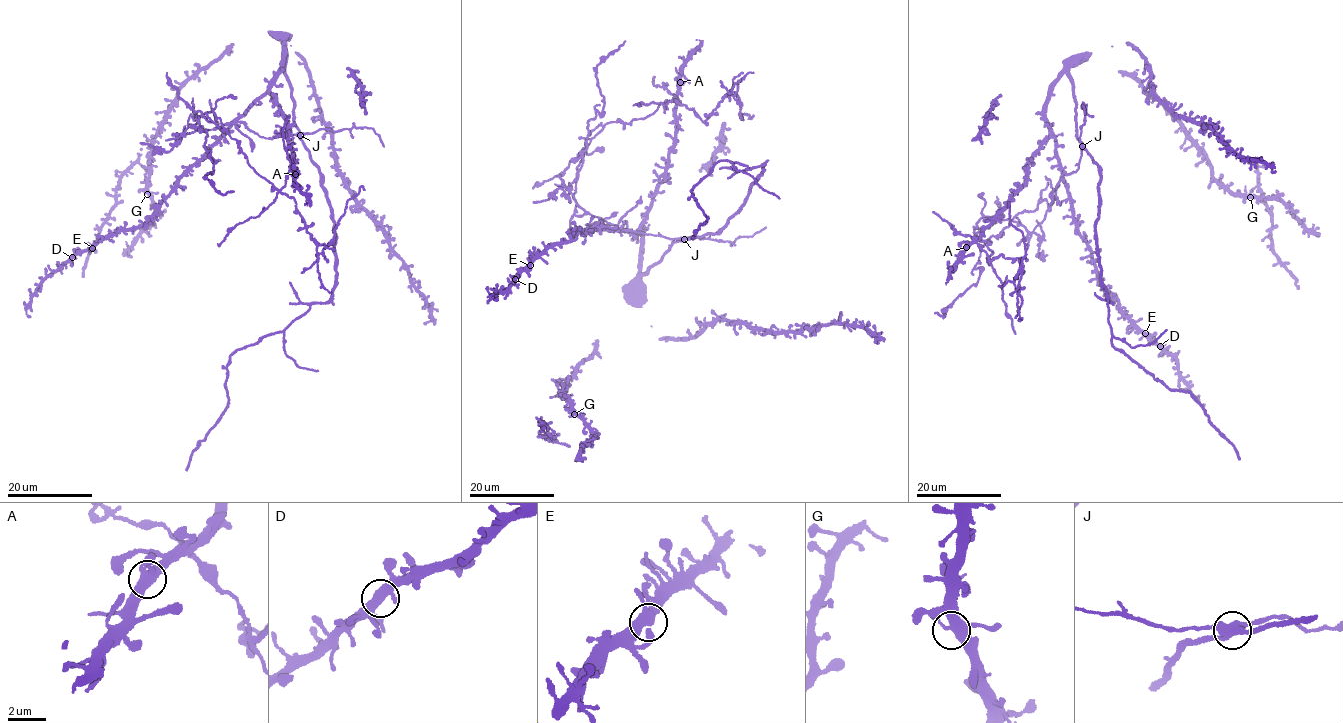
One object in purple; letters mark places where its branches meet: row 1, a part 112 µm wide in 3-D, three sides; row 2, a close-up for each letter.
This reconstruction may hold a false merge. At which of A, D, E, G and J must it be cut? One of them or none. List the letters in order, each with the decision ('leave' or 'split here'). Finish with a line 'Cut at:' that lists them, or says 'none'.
A: leave
D: leave
E: leave
G: leave
J: split here
Cut at: J

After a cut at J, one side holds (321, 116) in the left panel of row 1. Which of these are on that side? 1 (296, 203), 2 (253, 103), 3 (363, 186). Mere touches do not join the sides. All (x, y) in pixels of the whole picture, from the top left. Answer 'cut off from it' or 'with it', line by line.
1: cut off from it
2: with it
3: cut off from it

